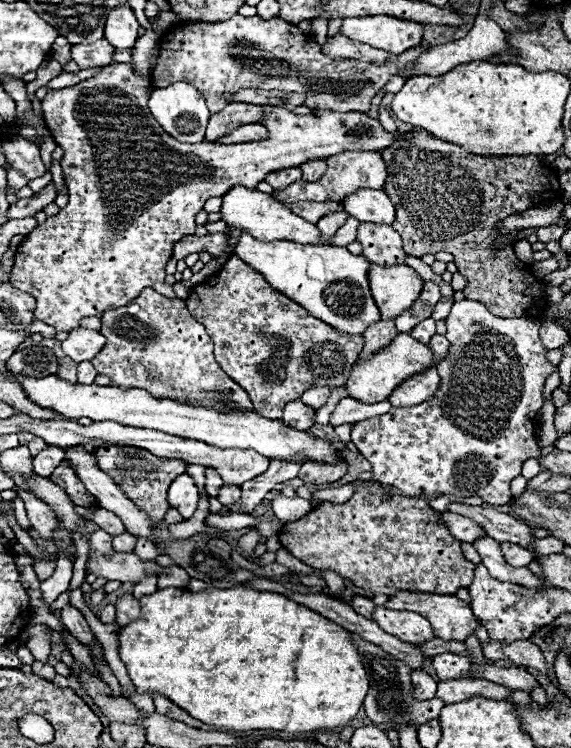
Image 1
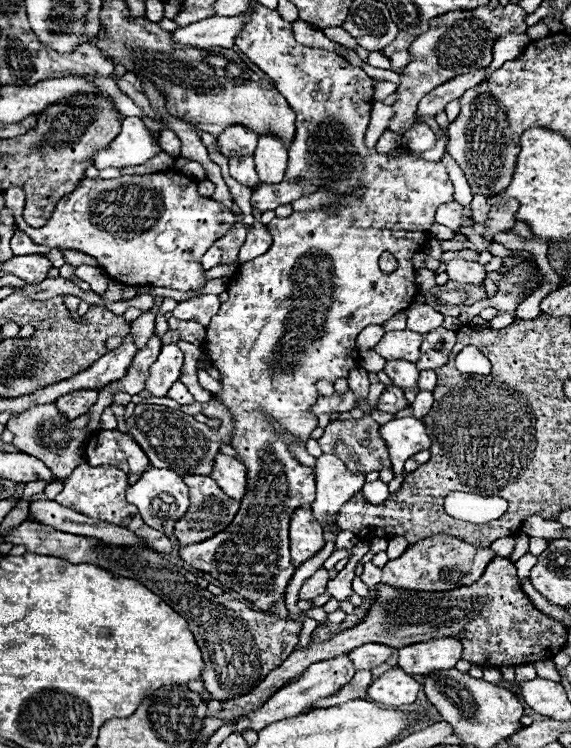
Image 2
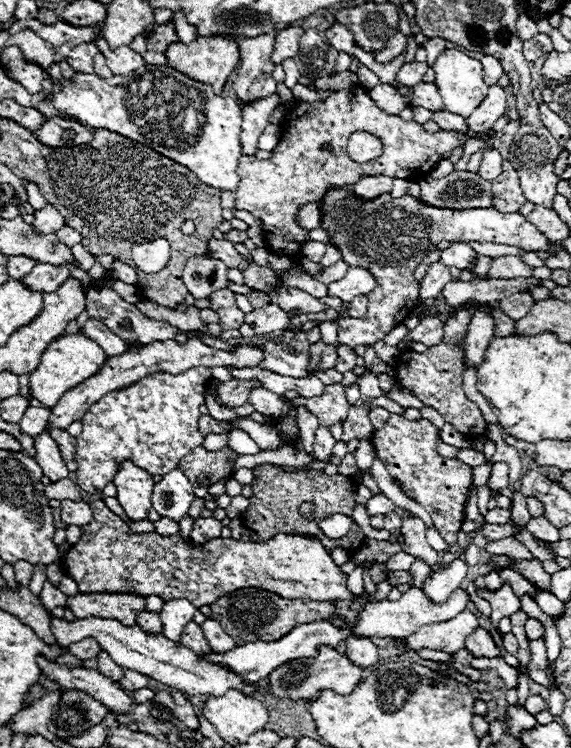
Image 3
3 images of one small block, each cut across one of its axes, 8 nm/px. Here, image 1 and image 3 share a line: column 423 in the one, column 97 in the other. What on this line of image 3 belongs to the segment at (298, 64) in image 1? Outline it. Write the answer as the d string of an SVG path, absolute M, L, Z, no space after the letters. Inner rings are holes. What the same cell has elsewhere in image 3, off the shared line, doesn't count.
M84 42L68 54L68 64L82 74L92 74L94 72L94 56L98 54L98 48L94 42Z

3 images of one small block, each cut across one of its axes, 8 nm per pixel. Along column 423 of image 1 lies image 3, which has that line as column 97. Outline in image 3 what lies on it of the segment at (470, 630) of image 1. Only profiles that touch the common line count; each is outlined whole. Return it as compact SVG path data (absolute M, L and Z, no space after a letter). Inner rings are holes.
M76 594L68 598L68 608L76 618L102 616L116 618L126 626L136 624L136 616L146 608L146 598L138 594Z

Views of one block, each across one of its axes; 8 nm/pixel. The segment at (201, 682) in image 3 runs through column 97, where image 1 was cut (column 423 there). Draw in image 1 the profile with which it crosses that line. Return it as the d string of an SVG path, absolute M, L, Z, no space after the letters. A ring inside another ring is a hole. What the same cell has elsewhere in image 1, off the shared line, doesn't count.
M378 606L374 610L374 620L384 632L400 638L402 642L418 644L428 638L434 638L434 630L430 622L416 612L396 612L396 610Z

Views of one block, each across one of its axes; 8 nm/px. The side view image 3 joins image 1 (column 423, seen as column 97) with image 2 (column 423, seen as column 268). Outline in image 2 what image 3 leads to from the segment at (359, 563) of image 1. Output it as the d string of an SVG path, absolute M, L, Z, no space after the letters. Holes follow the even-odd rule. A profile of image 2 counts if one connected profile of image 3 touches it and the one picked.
M434 534L430 538L410 544L400 558L390 560L384 566L382 582L394 588L404 588L404 590L426 590L426 592L456 590L476 582L484 574L492 558L496 558L496 554L490 548L474 546L448 534Z

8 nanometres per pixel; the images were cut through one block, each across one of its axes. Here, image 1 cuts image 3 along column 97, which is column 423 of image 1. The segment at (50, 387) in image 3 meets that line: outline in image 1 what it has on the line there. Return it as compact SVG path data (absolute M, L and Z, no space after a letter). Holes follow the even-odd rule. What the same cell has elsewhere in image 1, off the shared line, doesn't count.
M404 332L404 334L398 334L394 338L394 342L390 346L386 346L384 350L380 350L378 354L370 356L368 360L362 360L360 364L354 364L354 370L346 382L346 390L348 390L348 396L352 396L360 402L374 404L380 400L388 400L390 394L396 390L396 386L400 386L400 382L404 382L412 374L422 374L424 370L428 370L432 366L436 366L436 358L434 358L430 346L418 342L408 332Z

